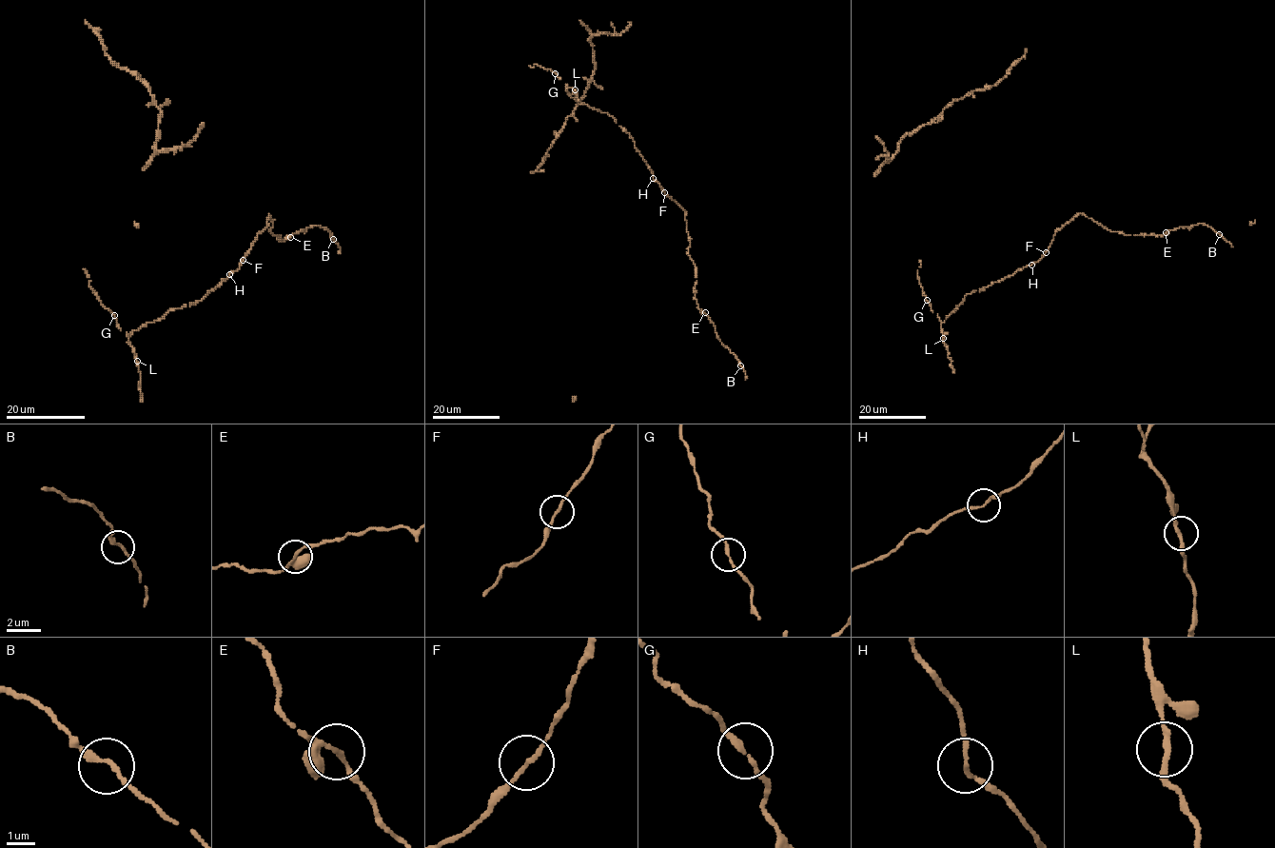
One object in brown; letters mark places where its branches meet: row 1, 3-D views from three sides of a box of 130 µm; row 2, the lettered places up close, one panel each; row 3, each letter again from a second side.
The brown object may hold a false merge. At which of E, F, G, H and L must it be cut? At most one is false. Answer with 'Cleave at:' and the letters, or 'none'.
Cleave at: none

